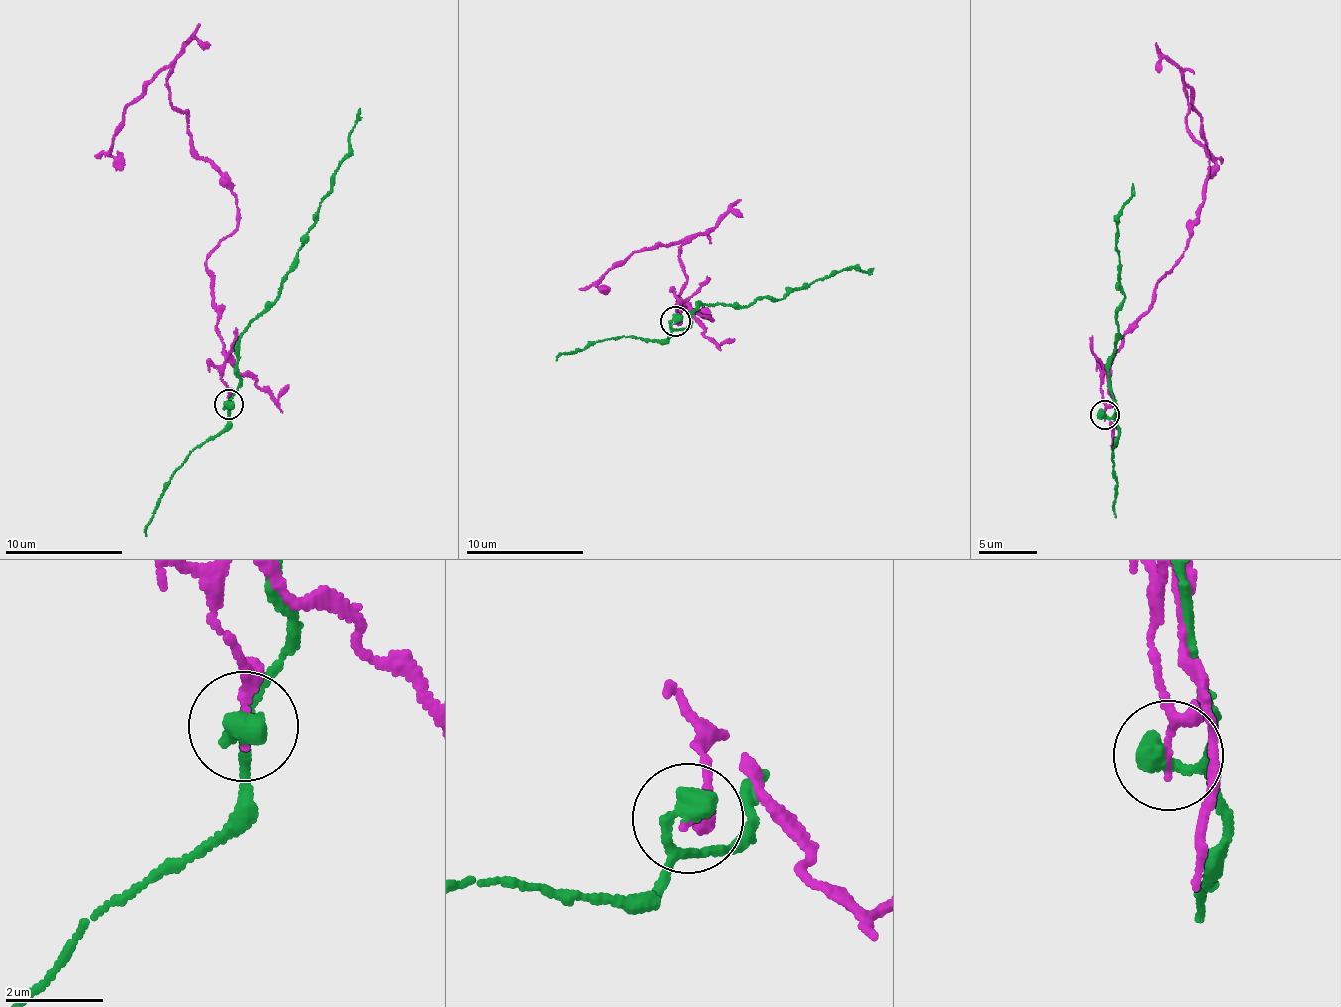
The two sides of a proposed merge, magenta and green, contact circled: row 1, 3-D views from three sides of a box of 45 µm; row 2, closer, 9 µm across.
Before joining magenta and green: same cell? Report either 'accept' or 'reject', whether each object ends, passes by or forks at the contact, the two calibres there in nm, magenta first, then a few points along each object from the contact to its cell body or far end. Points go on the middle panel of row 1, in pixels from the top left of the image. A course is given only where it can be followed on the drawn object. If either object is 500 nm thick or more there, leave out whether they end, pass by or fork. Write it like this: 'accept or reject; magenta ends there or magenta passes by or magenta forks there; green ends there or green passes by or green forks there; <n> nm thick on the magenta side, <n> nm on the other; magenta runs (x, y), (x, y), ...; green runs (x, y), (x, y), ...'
reject; magenta passes by; green ends there; 130 nm thick on the magenta side, 480 nm on the other; magenta runs (676, 320), (687, 299), (677, 309), (709, 320), (679, 301), (685, 241), (629, 256), (598, 282), (604, 288); green runs (676, 320), (677, 330), (690, 324), (700, 302), (778, 299), (832, 269), (869, 273), (873, 267)

